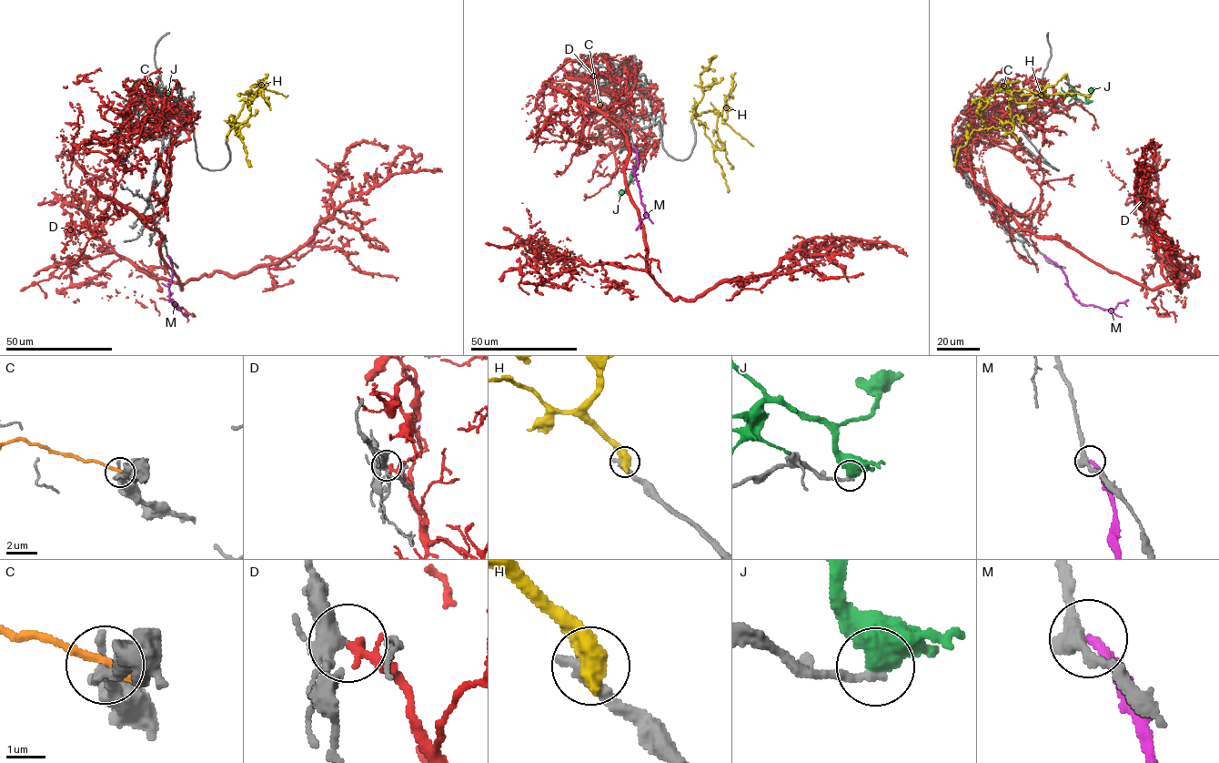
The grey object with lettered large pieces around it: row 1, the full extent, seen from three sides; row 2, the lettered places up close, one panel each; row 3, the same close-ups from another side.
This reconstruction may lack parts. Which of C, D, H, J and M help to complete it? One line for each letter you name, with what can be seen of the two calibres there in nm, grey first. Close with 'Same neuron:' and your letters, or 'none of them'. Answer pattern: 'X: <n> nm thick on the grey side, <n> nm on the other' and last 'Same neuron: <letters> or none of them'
Same neuron: none of them

